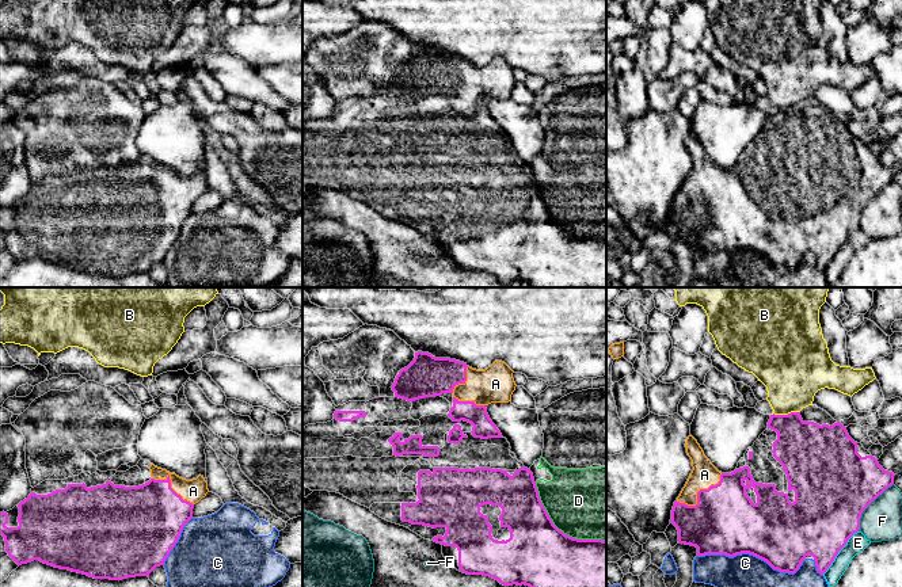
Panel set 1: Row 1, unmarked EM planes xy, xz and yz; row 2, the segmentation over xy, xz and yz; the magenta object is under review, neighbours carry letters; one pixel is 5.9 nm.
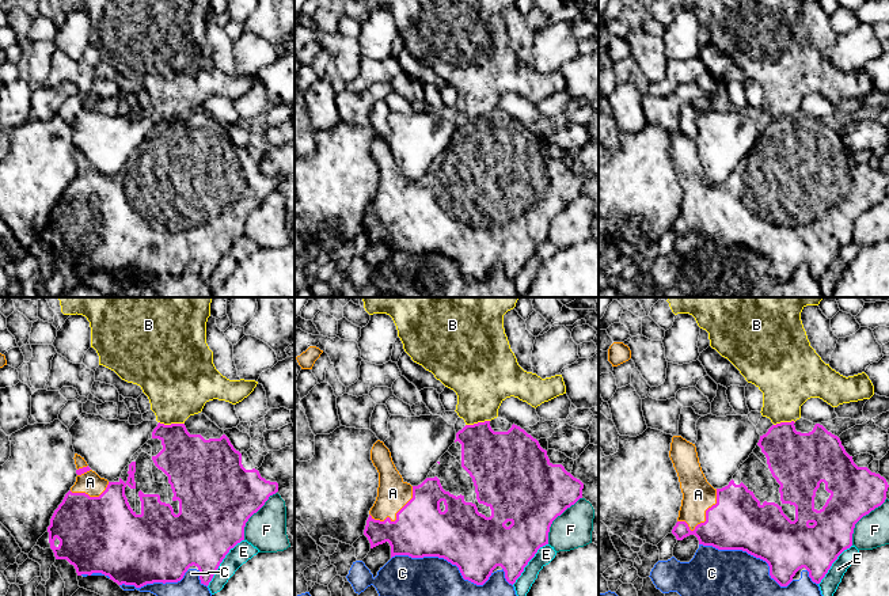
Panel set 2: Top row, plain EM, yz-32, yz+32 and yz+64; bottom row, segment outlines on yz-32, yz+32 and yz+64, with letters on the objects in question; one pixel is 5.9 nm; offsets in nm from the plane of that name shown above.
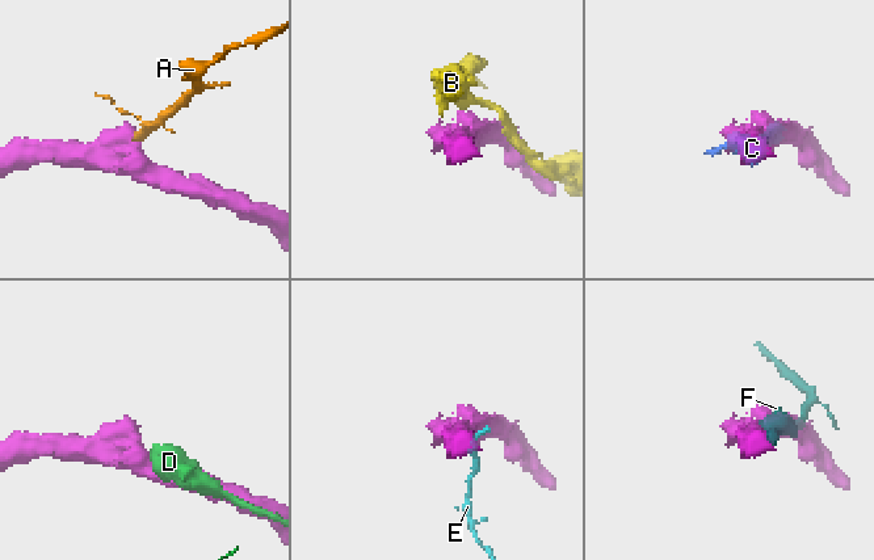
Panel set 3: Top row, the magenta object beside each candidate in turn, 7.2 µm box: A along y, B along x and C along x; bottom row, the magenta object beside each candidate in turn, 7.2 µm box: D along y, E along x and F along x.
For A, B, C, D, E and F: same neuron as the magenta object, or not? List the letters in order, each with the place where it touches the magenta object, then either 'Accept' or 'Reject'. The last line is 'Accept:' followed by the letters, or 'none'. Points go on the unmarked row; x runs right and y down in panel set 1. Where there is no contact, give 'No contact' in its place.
A: Touches magenta at yz (697, 190). Accept
B: Touches magenta at yz (786, 111). Reject
C: Touches magenta at yz (752, 250). Reject
D: Touches magenta at xz (558, 225). Reject
E: Touches magenta at yz (838, 247). Reject
F: Touches magenta at yz (868, 201). Reject
Accept: A

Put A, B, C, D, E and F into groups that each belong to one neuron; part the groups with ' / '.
A / B / C / D / E / F

